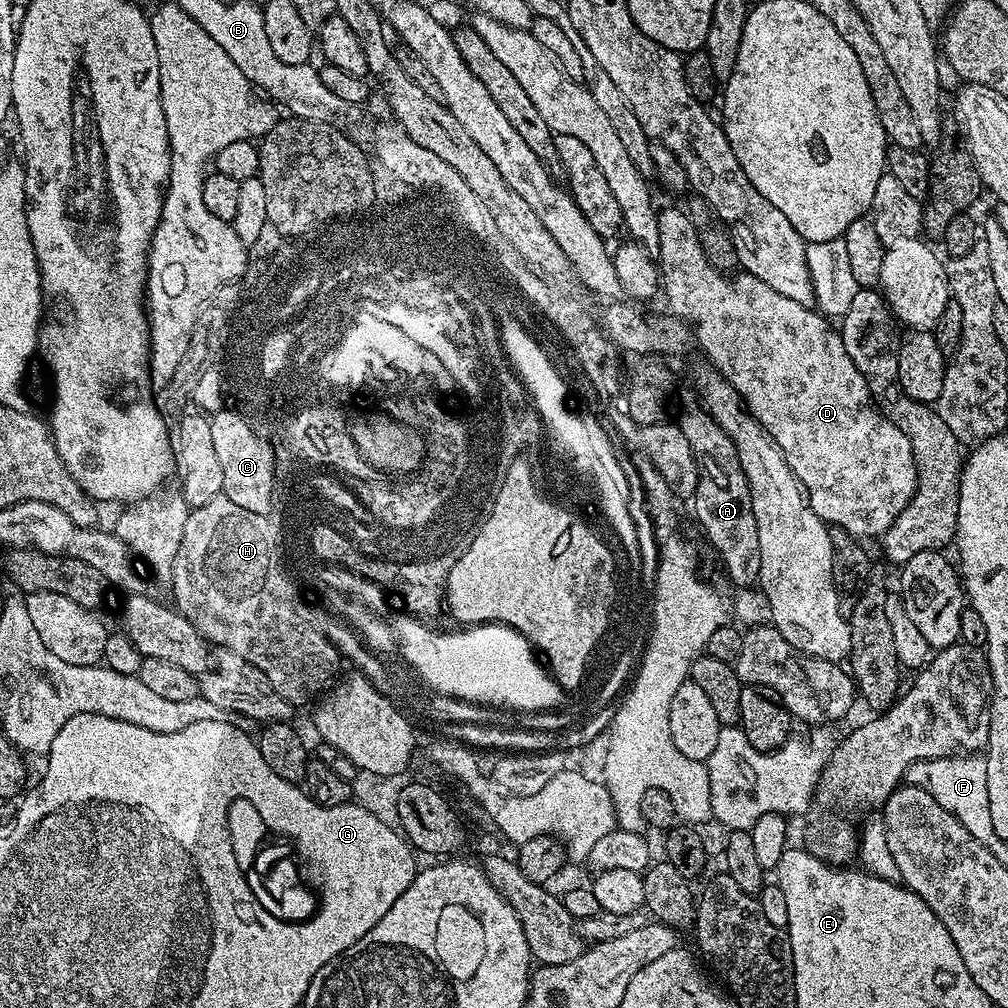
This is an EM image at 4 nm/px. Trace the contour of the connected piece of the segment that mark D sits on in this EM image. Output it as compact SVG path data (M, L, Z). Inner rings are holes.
M663 208L658 212L658 242L660 243L660 254L658 257L658 267L660 269L660 279L662 281L662 296L668 299L667 311L678 319L683 320L691 329L691 335L695 343L700 343L700 348L705 352L707 363L711 364L726 377L730 386L738 390L738 394L744 400L744 405L748 407L748 412L760 423L770 434L770 438L782 450L790 470L800 479L800 487L804 490L804 495L808 498L808 505L816 511L820 519L825 524L833 528L846 530L851 536L865 538L864 536L883 537L884 532L906 510L910 498L916 493L916 467L914 466L914 454L910 450L910 438L884 418L879 408L870 402L866 378L858 374L858 366L850 362L850 354L846 354L846 346L842 342L839 331L832 328L827 319L819 311L802 306L794 302L794 298L786 298L783 294L778 294L778 290L770 290L766 282L747 274L740 274L736 280L736 288L708 261L708 256L704 253L704 244L700 241L700 236L696 233L696 224L680 208Z

